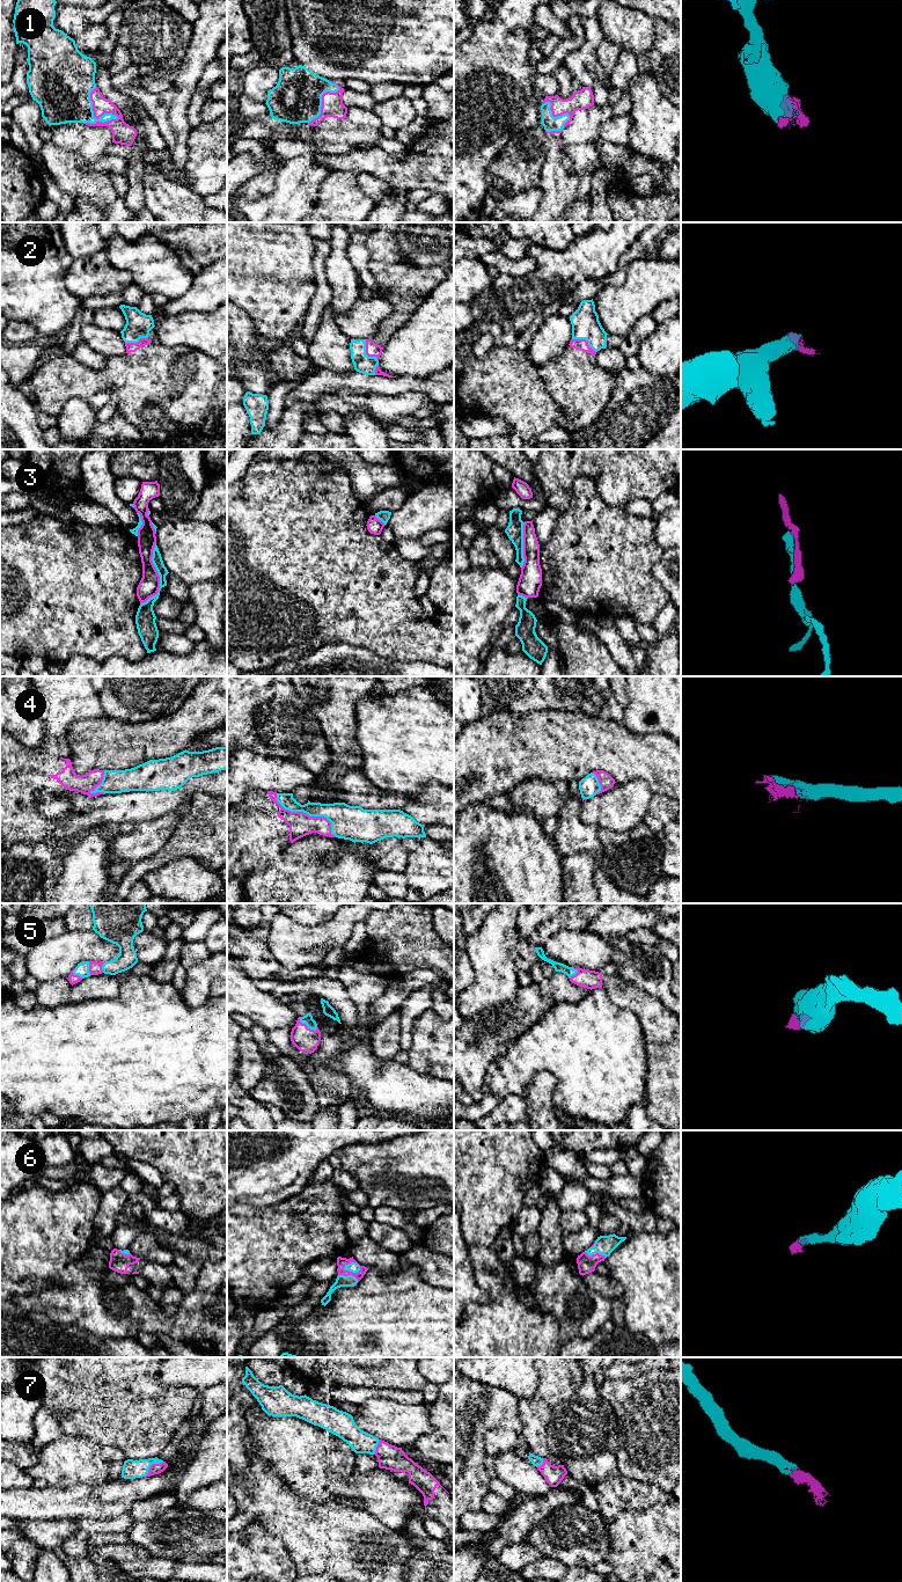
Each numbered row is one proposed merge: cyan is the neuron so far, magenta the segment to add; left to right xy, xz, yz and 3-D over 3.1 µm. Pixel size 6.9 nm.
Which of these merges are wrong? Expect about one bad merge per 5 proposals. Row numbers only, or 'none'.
3

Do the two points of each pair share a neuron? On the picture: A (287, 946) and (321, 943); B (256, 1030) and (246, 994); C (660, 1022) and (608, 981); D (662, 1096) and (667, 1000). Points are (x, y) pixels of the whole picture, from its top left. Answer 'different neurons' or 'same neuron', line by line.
A: same neuron
B: different neurons
C: same neuron
D: different neurons

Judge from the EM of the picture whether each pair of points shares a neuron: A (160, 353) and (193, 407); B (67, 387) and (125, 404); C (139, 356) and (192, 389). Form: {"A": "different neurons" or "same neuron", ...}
{"A": "same neuron", "B": "same neuron", "C": "same neuron"}

